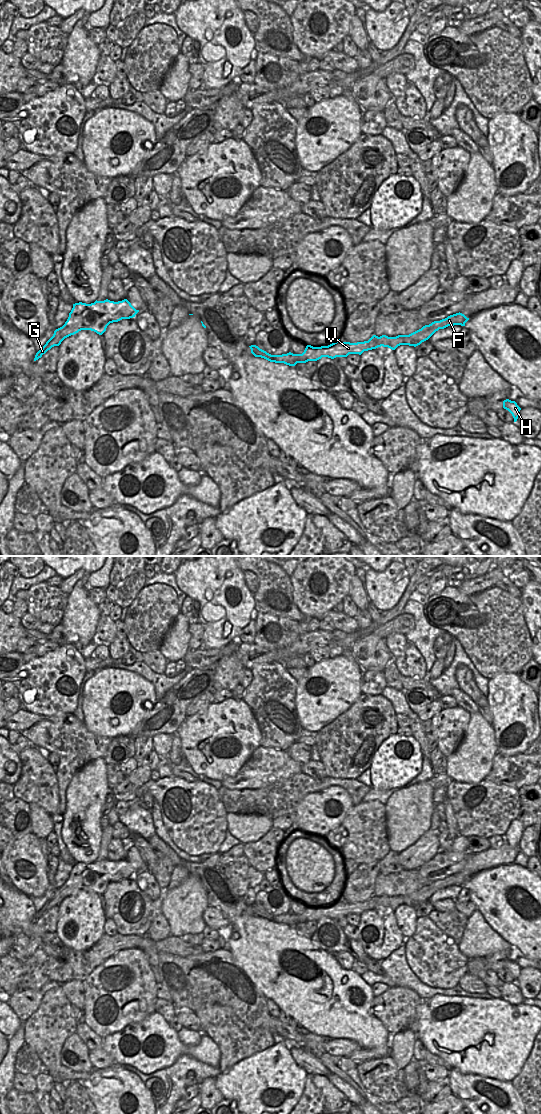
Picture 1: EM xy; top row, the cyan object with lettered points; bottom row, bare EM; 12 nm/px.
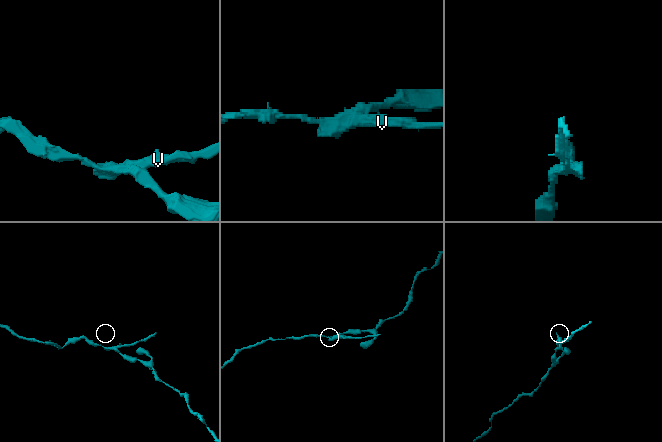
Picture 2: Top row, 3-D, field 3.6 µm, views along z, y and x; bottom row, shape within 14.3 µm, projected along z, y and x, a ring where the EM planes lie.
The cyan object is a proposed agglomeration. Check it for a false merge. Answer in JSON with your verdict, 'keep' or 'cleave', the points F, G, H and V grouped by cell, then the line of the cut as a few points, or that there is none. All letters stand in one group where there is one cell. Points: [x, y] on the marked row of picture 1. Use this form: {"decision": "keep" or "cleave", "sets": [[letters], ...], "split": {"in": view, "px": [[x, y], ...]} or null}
{"decision": "cleave", "sets": [["F", "V"], ["G", "H"]], "split": {"in": "xy", "px": [[296, 354], [298, 362]]}}

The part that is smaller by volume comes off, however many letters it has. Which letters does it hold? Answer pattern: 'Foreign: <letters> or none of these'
Foreign: F, V

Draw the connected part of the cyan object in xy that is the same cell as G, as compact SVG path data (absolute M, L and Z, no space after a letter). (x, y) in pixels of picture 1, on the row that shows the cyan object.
M106 299L96 300L91 304L75 303L65 324L54 331L53 336L36 353L34 361L52 347L59 346L65 338L81 330L91 330L102 335L110 323L133 318L138 312L127 299L118 302Z

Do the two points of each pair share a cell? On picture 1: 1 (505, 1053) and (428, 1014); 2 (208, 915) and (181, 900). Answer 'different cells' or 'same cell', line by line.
1: same cell
2: different cells

